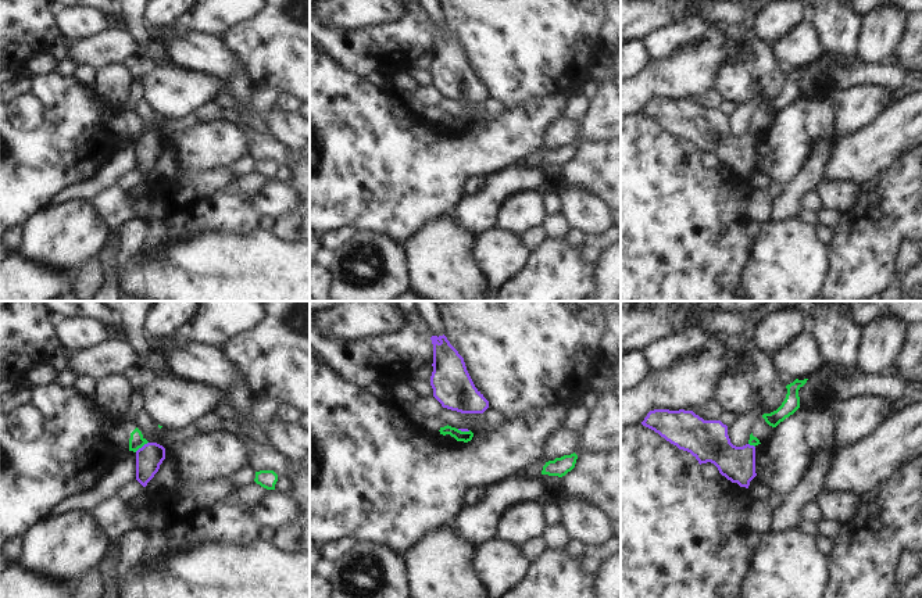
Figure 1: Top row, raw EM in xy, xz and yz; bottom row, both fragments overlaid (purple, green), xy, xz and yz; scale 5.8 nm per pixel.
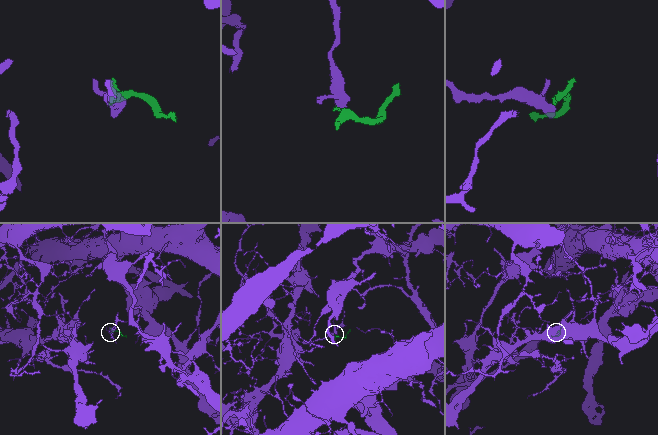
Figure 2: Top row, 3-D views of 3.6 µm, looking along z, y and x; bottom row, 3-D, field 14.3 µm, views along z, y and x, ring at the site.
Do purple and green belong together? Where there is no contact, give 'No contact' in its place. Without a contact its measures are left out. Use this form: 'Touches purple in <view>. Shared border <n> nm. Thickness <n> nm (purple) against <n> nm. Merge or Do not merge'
Touches purple in xy. Shared border 100 nm. Thickness 150 nm (purple) against 90 nm. Do not merge

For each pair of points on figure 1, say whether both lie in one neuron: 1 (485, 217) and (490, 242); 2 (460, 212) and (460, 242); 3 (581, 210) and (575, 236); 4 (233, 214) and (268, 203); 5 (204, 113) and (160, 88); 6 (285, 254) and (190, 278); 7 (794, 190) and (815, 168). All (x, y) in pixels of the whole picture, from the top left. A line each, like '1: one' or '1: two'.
1: two
2: two
3: two
4: two
5: two
6: one
7: one

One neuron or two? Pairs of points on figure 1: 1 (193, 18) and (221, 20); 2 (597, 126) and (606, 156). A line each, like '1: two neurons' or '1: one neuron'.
1: one neuron
2: two neurons

